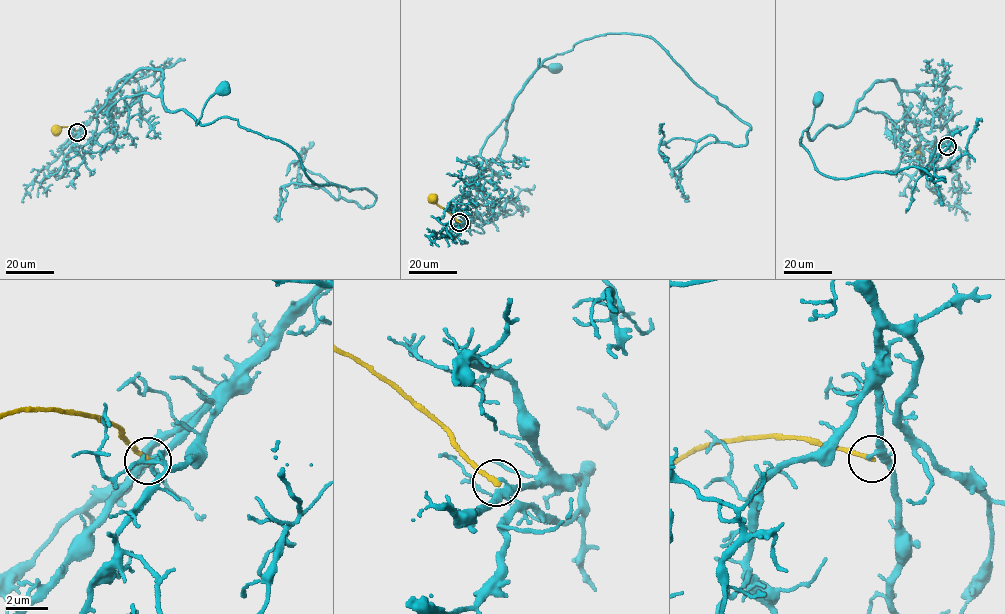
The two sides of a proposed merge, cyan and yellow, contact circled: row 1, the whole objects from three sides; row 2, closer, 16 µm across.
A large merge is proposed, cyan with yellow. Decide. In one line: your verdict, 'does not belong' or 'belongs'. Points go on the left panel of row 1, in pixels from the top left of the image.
does not belong

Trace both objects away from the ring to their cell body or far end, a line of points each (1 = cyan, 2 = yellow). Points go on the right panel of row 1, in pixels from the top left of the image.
1: (947, 146), (943, 113), (894, 81), (874, 83), (845, 124), (827, 125), (811, 140), (818, 99)
2: (947, 146), (928, 144), (918, 151)

